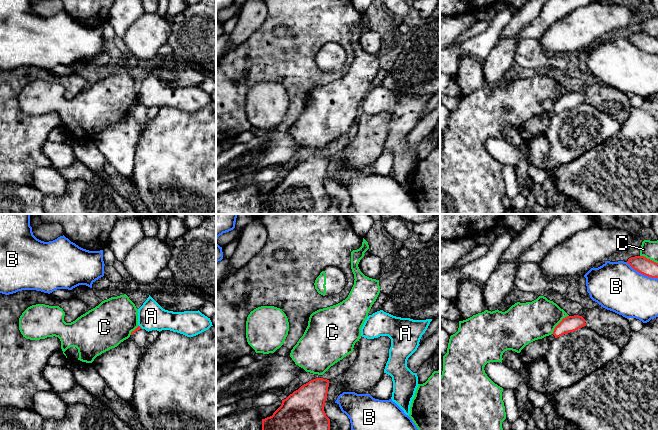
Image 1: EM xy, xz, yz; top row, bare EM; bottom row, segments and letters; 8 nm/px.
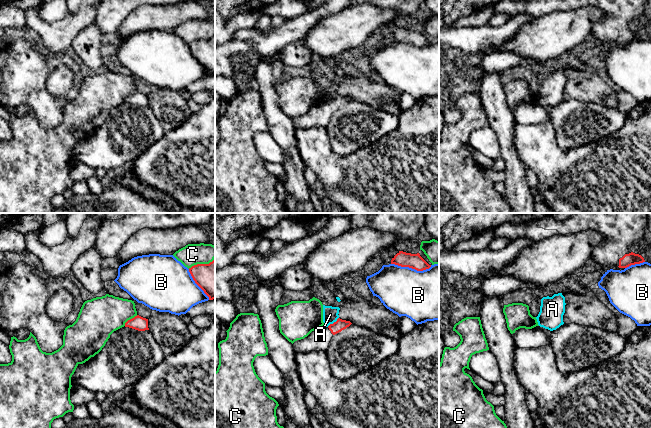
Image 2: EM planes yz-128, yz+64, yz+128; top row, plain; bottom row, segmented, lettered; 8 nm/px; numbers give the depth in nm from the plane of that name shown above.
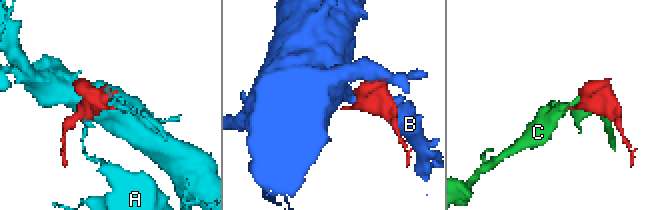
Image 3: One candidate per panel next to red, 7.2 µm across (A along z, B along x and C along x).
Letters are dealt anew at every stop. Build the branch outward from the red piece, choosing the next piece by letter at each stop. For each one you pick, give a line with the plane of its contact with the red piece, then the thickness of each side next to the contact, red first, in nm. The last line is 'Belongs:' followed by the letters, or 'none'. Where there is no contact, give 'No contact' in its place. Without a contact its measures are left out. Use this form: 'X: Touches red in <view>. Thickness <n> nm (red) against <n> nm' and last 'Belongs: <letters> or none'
Belongs: none

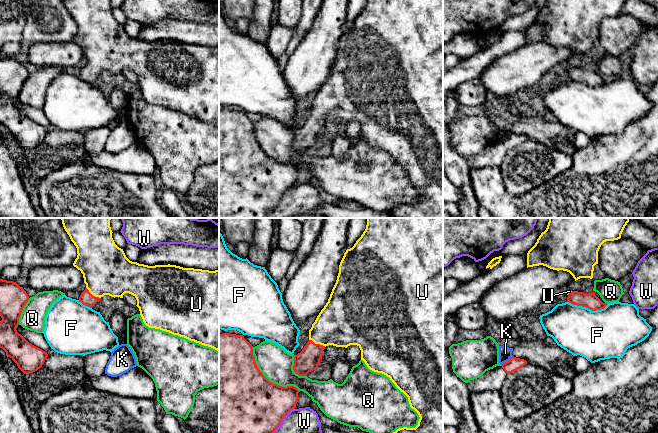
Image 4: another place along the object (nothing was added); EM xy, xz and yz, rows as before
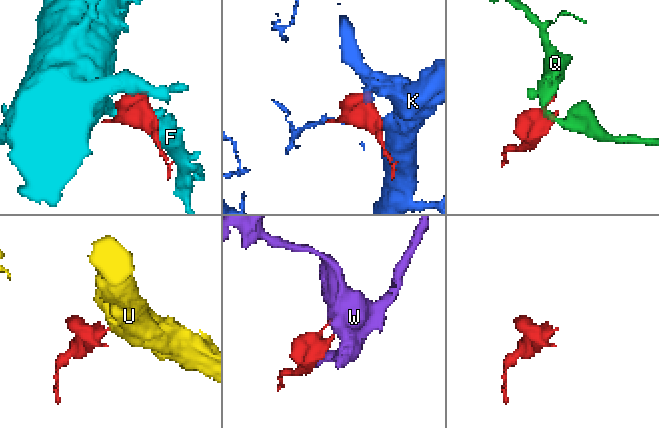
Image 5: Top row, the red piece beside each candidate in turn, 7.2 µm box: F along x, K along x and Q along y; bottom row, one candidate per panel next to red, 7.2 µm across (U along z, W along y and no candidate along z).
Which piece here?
U: Touches red in xz. Thickness 180 nm (red) against 380 nm
Belongs: U

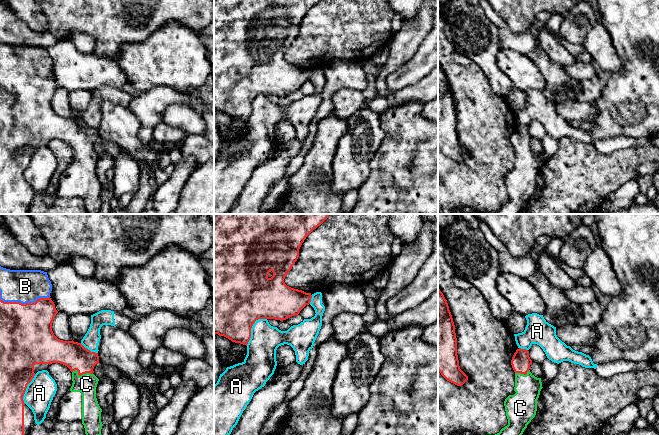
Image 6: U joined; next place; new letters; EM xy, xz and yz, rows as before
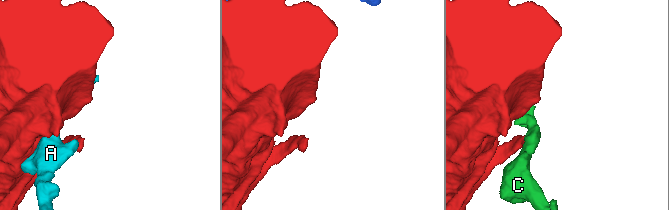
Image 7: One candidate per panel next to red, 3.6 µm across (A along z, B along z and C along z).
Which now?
B: Touches red in xy. Thickness 420 nm (red) against 280 nm
C: Touches red in xy. Thickness 220 nm (red) against 160 nm
Belongs: B, C

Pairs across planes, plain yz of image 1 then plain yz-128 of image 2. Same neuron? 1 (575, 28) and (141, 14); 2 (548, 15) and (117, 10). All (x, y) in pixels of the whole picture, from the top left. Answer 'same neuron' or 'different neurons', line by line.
1: same neuron
2: same neuron

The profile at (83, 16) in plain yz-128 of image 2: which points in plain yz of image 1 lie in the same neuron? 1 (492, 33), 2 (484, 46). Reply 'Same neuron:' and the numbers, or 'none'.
Same neuron: none

